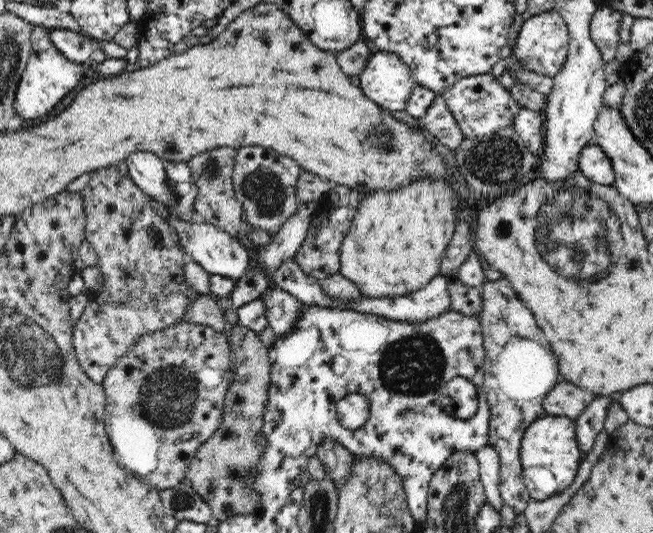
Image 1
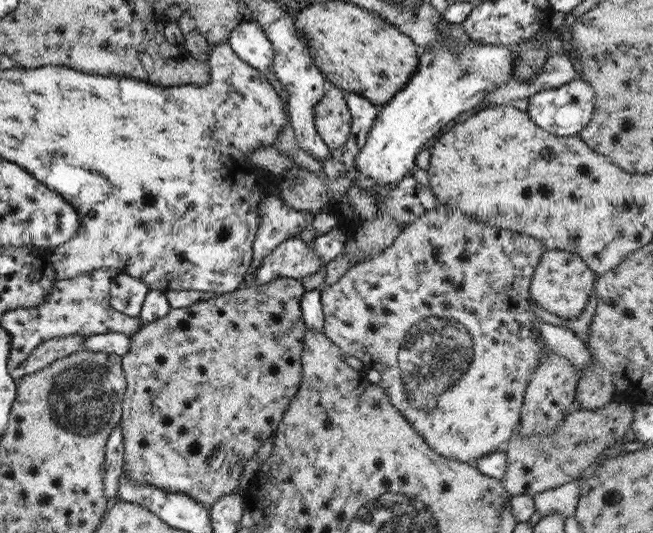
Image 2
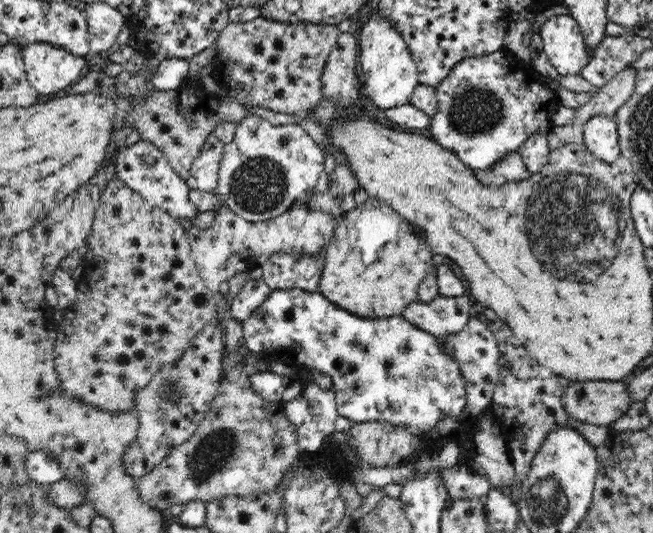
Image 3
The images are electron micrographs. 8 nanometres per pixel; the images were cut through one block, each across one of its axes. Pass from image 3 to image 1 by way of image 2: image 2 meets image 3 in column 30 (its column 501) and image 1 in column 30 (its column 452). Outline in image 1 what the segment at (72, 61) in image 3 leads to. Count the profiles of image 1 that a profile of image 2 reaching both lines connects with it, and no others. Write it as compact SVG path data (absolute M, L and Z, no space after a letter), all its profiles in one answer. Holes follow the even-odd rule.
M35 25L31 34L31 56L26 70L21 76L15 94L15 109L23 120L34 120L36 116L46 116L64 96L68 96L84 78L82 63L68 61L48 40L46 28Z

